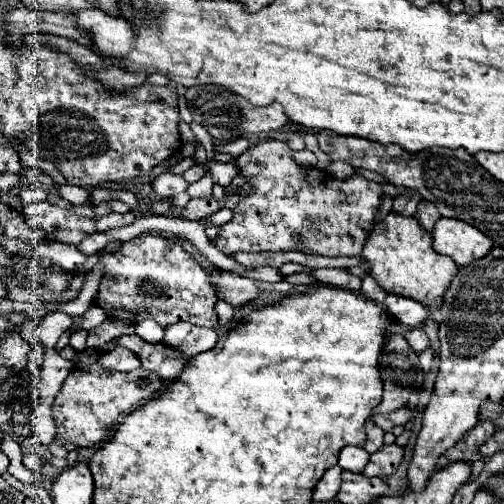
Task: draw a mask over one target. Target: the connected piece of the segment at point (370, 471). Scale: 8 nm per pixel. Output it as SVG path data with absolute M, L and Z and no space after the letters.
M385 444L377 452L371 454L367 466L363 468L363 474L387 478L389 474L397 470L401 460L403 460L403 448L399 444Z

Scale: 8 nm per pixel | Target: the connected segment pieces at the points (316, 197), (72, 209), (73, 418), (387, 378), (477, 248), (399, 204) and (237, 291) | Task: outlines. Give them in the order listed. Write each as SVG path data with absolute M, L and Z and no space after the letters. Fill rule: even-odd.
M269 140L247 148L241 156L235 158L235 166L251 190L239 198L239 204L233 210L233 218L221 226L221 232L211 244L223 254L237 252L283 252L297 250L297 240L307 242L309 250L321 256L361 256L363 242L373 226L375 214L381 204L381 186L369 182L361 176L351 176L349 180L335 180L319 168L303 168L293 160L293 150L287 142Z
M91 196L85 204L71 204L71 206L55 206L47 200L33 202L23 208L23 218L29 226L39 228L45 236L45 242L49 238L65 244L79 244L87 234L93 234L95 228L95 204L91 202Z
M97 362L91 364L87 370L73 368L53 402L53 420L57 424L55 442L61 446L99 446L113 436L115 426L121 422L121 416L137 410L139 406L145 406L147 402L155 400L157 394L161 396L165 390L167 382L155 372L145 370L143 366L129 374L105 370Z
M389 334L383 360L381 378L385 382L385 392L377 412L393 412L407 406L409 398L423 388L425 372L419 366L417 354L403 338L403 334Z
M441 218L431 234L435 240L435 250L451 256L459 266L487 256L493 246L493 242L483 232L457 218Z
M407 190L407 192L393 198L393 210L401 212L403 216L413 216L419 202L421 202L421 194L413 192L413 190Z
M221 271L219 275L212 276L210 282L215 290L219 290L219 298L233 306L251 302L253 298L257 298L257 292L259 292L258 283L227 271Z

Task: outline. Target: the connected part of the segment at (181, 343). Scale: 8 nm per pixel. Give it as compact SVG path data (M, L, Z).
M177 322L175 326L167 326L163 342L167 342L167 346L179 348L191 358L195 354L211 350L211 346L215 346L217 342L217 332L207 326L195 326L191 322Z

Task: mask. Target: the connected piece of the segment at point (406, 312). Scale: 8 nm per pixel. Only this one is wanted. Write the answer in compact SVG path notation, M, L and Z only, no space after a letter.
M387 294L383 306L393 316L395 322L411 328L417 328L419 324L423 324L429 316L429 308L425 304L399 294Z

